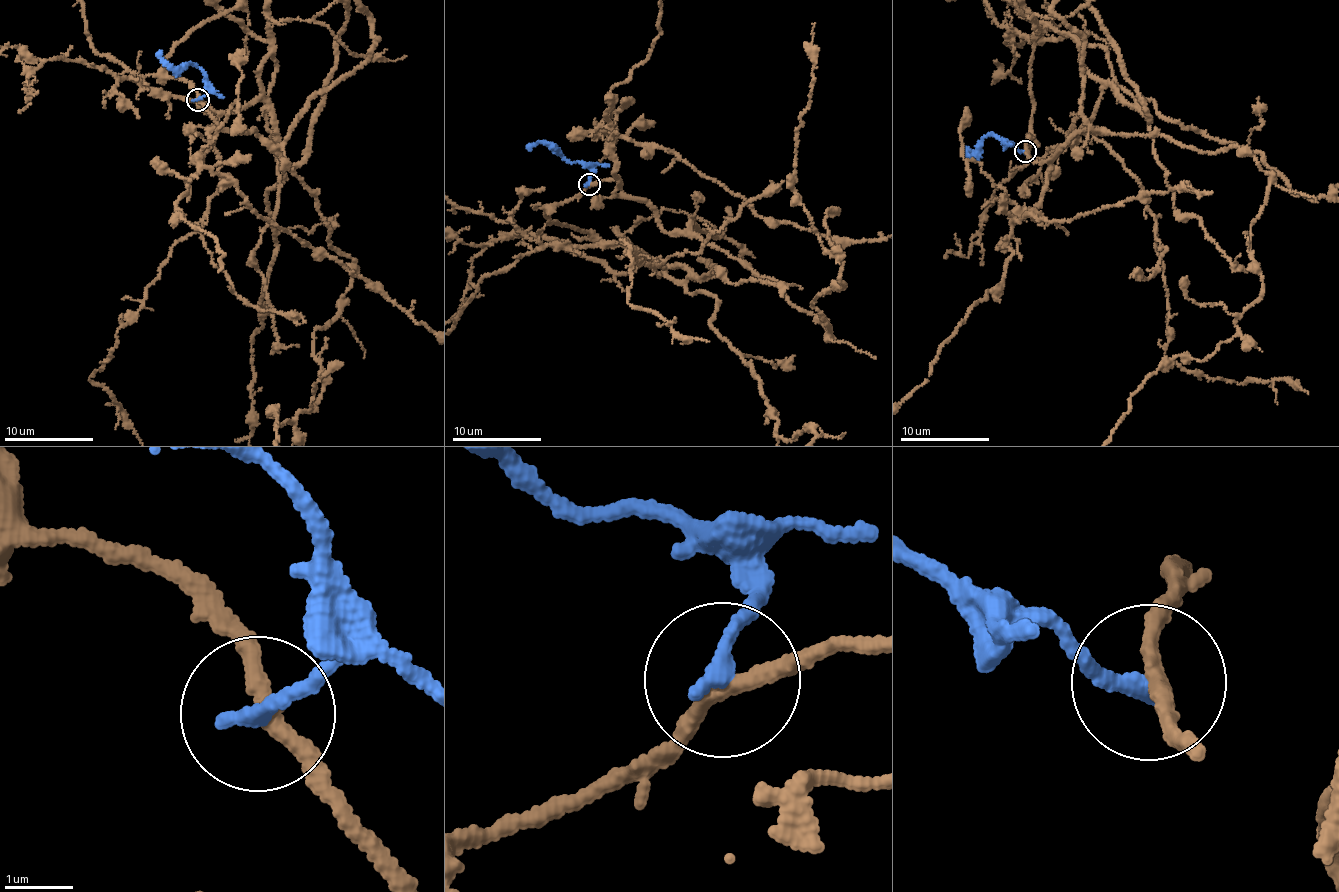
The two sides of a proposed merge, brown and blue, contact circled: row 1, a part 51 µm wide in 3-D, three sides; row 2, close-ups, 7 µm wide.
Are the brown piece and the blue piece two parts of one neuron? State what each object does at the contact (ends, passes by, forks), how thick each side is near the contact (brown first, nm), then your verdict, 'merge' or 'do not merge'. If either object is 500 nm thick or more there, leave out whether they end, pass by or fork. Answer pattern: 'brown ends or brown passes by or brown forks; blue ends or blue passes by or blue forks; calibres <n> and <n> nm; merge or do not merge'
brown passes by; blue ends; calibres 240 and 260 nm; do not merge

